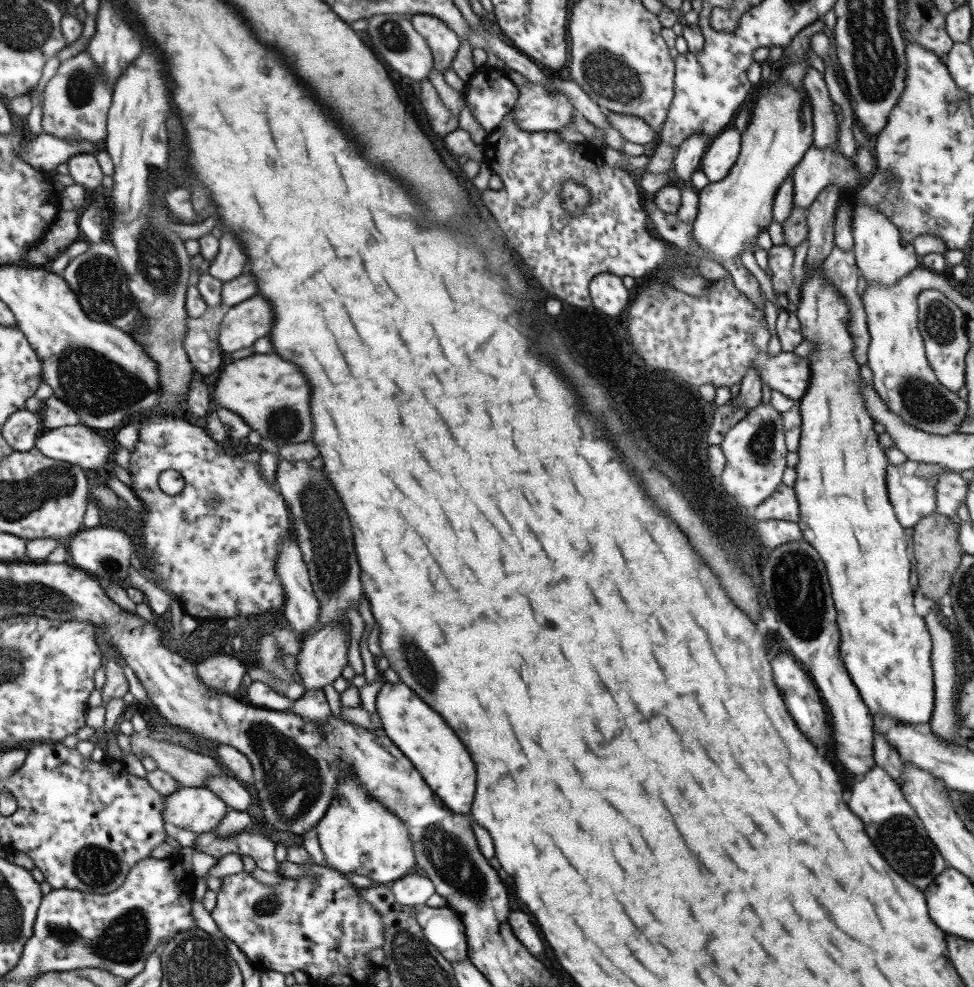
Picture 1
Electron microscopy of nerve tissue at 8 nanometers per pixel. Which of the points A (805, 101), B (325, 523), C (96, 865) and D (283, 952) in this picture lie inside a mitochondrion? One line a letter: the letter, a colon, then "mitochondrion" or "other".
A: other
B: mitochondrion
C: mitochondrion
D: other

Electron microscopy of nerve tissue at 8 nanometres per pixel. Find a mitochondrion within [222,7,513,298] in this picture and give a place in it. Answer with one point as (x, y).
(391, 36)

